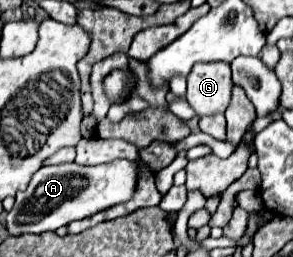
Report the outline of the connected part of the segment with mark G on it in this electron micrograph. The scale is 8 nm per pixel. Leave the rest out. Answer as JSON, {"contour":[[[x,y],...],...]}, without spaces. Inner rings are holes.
{"contour":[[[199,62],[187,76],[187,102],[199,114],[225,112],[231,98],[231,68],[227,62]]]}

